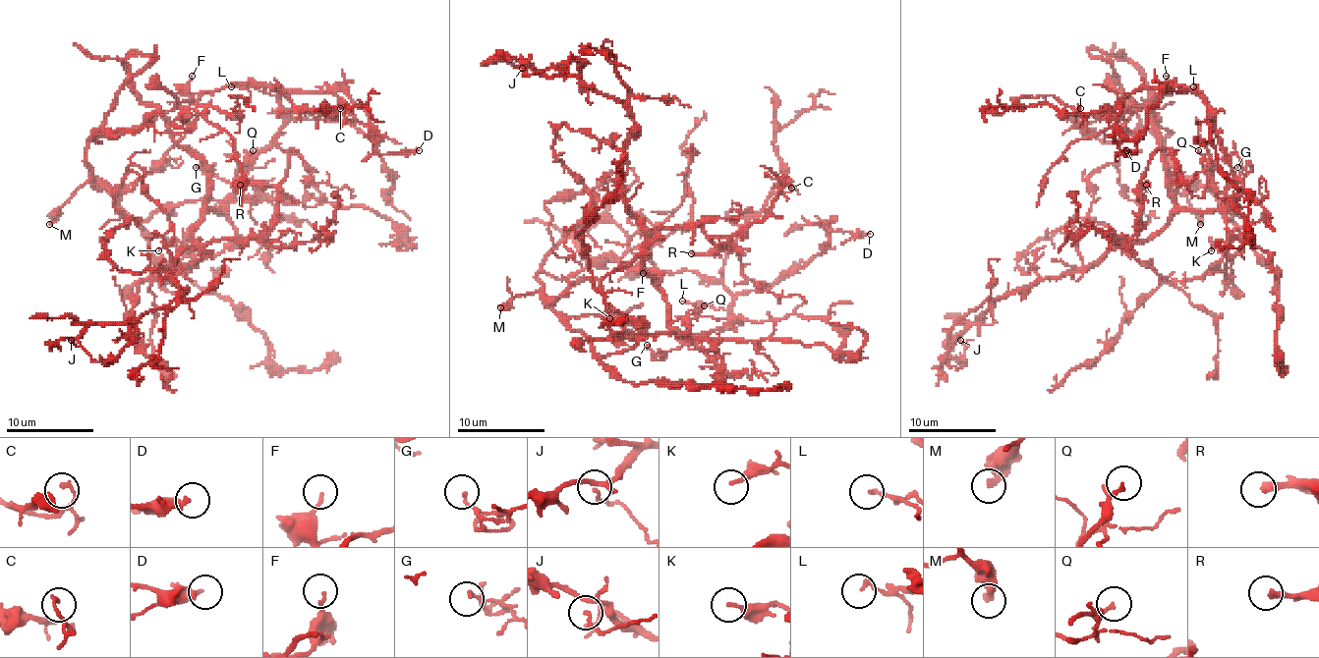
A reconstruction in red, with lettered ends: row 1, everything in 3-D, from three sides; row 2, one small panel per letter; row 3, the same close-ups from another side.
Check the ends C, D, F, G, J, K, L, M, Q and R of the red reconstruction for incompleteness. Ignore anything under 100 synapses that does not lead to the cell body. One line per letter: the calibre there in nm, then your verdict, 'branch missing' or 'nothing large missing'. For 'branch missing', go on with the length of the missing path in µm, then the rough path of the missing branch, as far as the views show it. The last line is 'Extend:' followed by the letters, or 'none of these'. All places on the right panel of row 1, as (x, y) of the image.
C: 170 nm thick; nothing large missing
D: 320 nm thick; nothing large missing
F: 150 nm thick; nothing large missing
G: 110 nm thick; nothing large missing
J: 140 nm thick; nothing large missing
K: 220 nm thick; nothing large missing
L: 140 nm thick; nothing large missing
M: 400 nm thick; nothing large missing
Q: 120 nm thick; nothing large missing
R: 260 nm thick; nothing large missing
Extend: none of these

